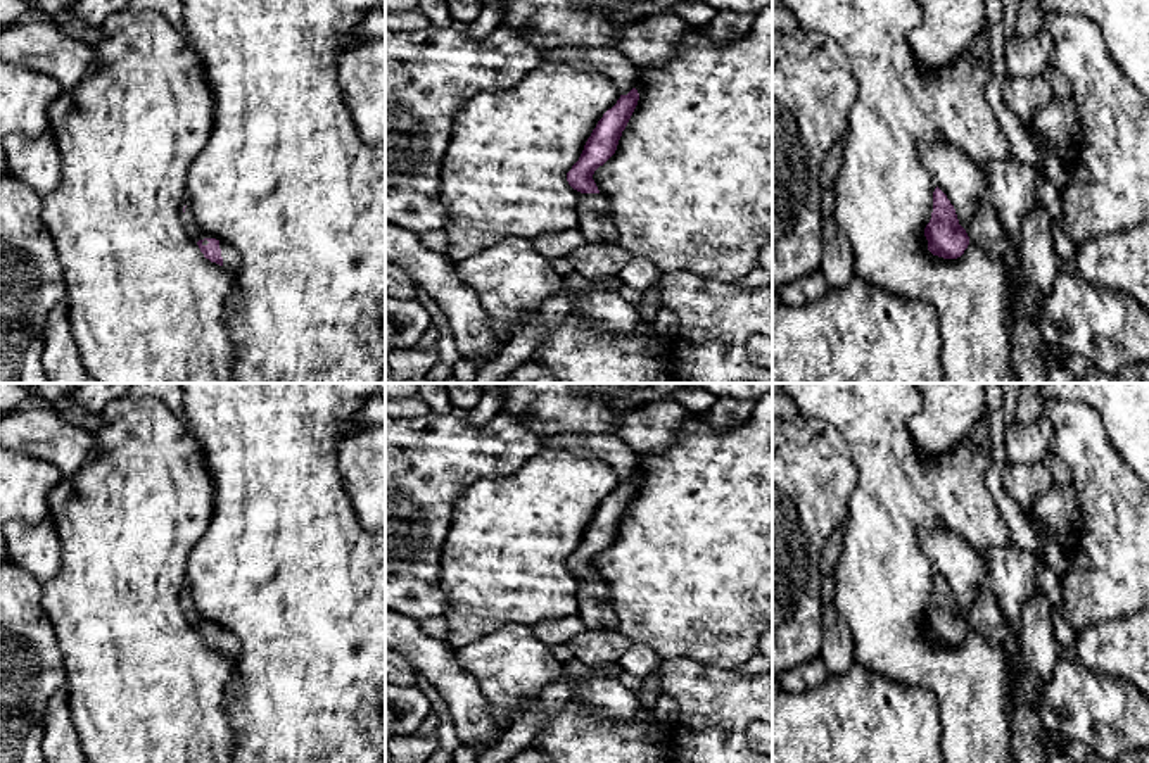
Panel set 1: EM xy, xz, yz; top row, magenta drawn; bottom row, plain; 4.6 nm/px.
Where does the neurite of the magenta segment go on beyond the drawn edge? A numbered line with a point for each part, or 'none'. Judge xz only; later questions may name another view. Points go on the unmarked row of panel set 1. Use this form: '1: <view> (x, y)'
1: xz (595, 606)

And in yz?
1: yz (985, 615)

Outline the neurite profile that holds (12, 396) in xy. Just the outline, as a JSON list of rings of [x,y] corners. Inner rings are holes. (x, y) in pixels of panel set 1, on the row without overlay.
[[[0,383],[0,418],[35,402],[26,383]]]

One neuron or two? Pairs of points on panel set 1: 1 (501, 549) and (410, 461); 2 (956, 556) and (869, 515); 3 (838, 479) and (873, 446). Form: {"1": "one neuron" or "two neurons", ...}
{"1": "two neurons", "2": "two neurons", "3": "two neurons"}

